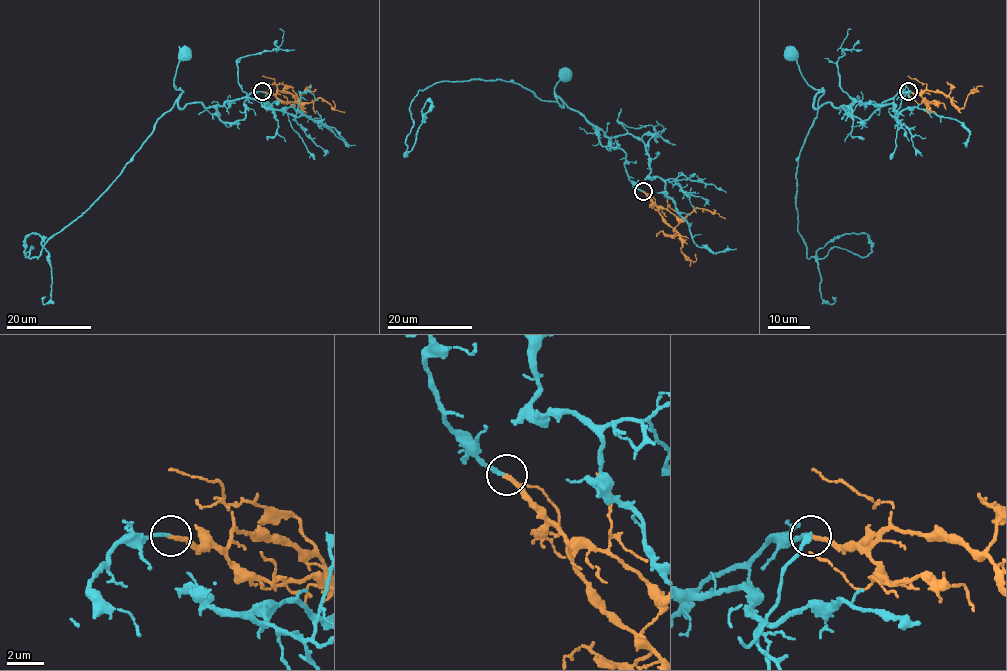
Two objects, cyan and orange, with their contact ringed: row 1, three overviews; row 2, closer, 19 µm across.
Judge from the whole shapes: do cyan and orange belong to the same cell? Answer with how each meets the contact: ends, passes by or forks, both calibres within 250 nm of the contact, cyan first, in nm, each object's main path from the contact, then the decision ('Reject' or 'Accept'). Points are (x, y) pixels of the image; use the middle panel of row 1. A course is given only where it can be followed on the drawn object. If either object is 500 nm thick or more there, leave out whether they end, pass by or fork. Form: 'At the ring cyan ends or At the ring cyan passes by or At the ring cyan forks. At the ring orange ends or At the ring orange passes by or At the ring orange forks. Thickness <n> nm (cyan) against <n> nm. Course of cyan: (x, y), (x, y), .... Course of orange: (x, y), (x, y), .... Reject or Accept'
At the ring cyan ends. At the ring orange ends. Thickness 200 nm (cyan) against 240 nm. Course of cyan: (643, 191), (628, 178), (625, 153), (603, 146), (599, 131), (558, 97), (560, 106), (554, 87), (568, 75). Course of orange: (643, 191), (661, 218), (679, 234), (681, 251), (693, 261), (695, 254). Accept

